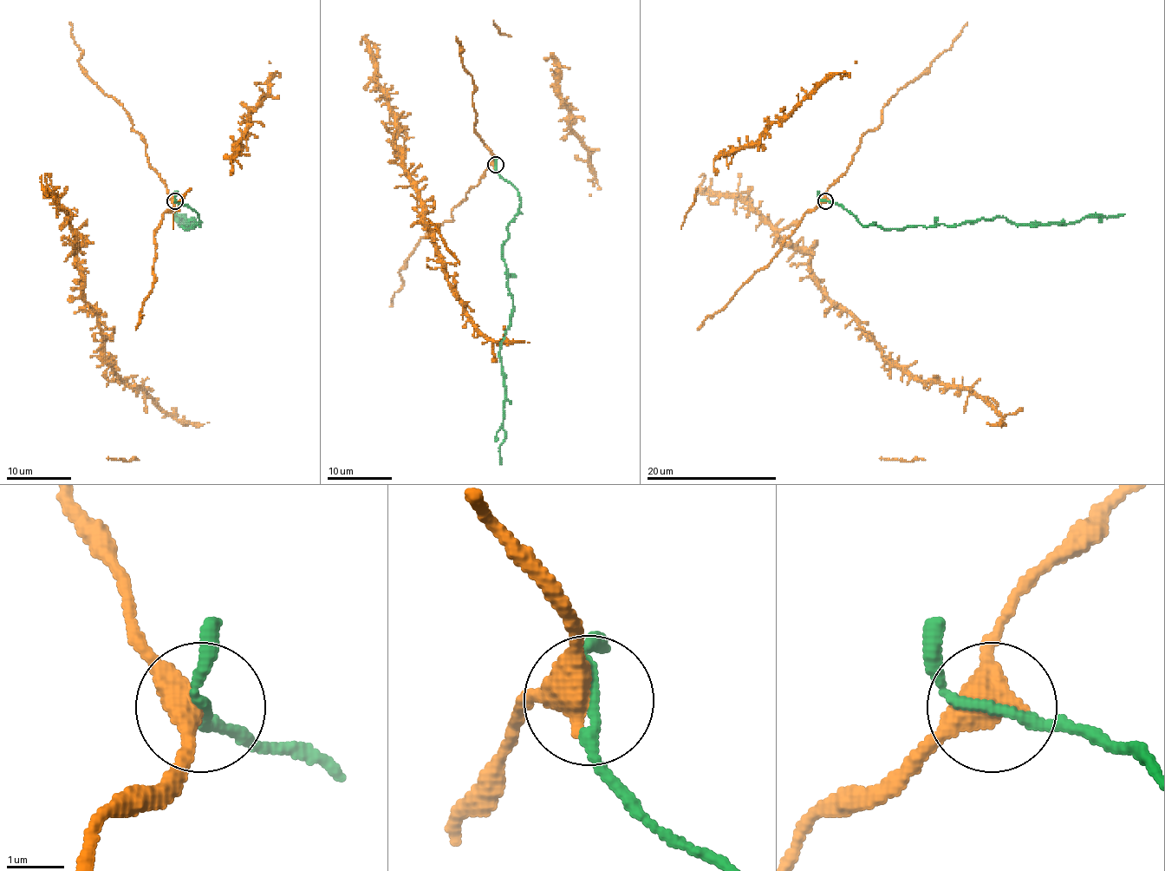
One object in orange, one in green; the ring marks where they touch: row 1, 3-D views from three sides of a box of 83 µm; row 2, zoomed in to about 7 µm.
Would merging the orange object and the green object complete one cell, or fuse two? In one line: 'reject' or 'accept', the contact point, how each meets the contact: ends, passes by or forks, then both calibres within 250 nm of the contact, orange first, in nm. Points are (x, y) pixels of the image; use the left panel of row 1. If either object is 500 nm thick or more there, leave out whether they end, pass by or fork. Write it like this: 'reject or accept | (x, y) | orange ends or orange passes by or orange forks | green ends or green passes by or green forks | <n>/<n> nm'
accept | (175, 200) | orange passes by | green passes by | 460/180 nm

